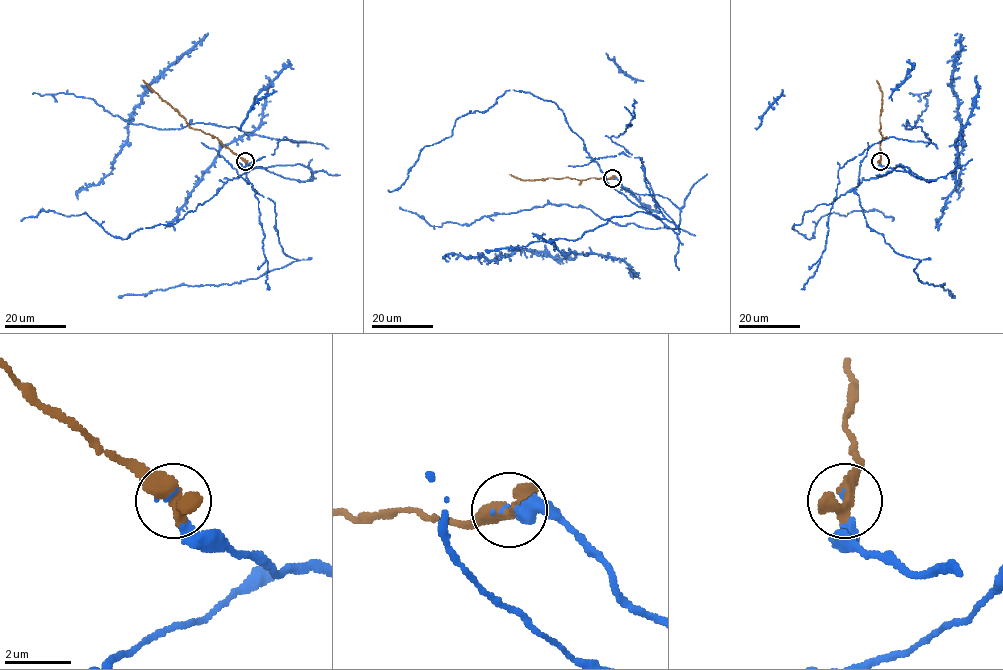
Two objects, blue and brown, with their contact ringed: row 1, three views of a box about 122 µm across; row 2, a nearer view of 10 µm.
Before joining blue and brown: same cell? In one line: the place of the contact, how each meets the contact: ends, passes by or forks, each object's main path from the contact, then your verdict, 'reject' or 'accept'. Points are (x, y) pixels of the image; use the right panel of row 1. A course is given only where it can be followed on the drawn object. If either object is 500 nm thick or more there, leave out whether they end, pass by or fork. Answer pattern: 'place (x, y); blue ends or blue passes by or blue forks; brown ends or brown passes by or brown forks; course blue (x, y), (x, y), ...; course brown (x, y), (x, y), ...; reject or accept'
place (880, 161); course blue (879, 161), (935, 180), (896, 166), (807, 211), (792, 229), (810, 239), (832, 213), (874, 209), (892, 219); course brown (879, 161), (882, 91), (876, 80); accept

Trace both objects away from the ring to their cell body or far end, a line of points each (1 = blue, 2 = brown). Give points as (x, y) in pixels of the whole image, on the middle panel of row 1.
1: (611, 177), (668, 198), (679, 232), (607, 183), (553, 102), (509, 90), (459, 117), (388, 190)
2: (612, 177), (520, 180), (509, 174)

